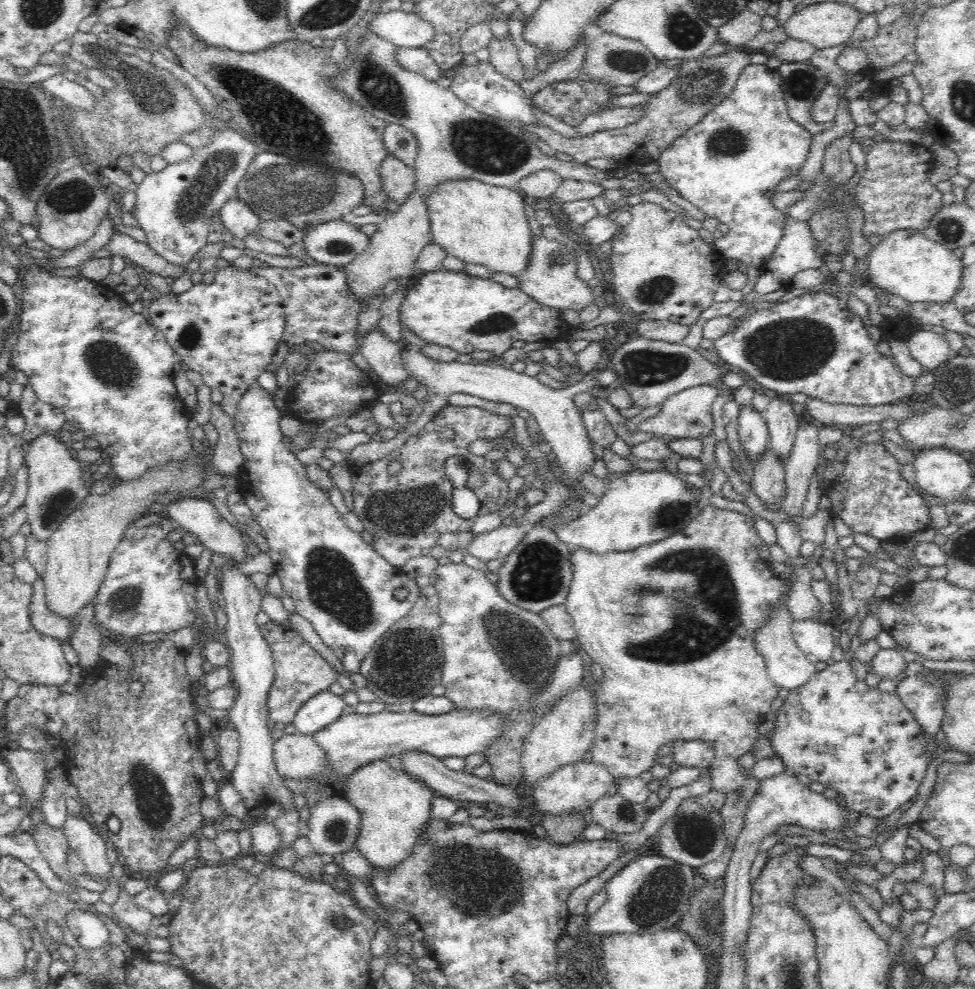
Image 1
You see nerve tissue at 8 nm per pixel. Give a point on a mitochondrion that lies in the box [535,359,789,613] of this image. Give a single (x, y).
(672, 517)

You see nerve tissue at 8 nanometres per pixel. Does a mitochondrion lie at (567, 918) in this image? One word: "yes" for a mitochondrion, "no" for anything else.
no

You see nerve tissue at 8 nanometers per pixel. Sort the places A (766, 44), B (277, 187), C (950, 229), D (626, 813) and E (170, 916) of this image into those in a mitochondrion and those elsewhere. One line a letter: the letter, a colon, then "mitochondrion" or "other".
A: other
B: mitochondrion
C: mitochondrion
D: mitochondrion
E: other

